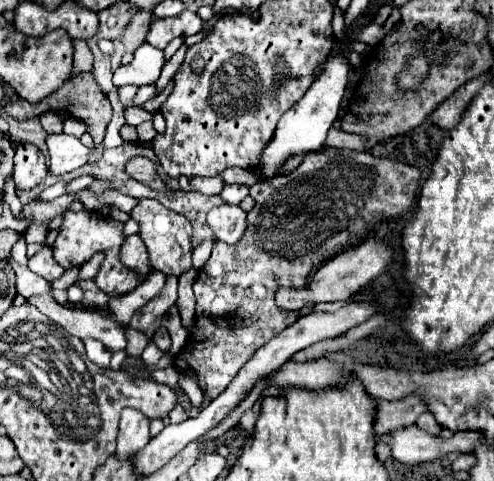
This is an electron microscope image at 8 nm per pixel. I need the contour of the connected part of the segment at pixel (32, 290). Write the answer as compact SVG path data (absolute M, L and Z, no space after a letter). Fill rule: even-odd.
M9 258L9 266L15 270L17 276L17 292L25 298L33 296L33 294L41 294L41 292L49 292L51 286L45 278L33 274L27 266L19 266L13 258Z

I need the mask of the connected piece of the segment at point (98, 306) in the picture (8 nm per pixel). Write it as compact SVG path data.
M85 280L79 284L85 292L85 300L79 308L87 308L87 310L107 310L107 302L109 302L109 296L105 296L105 292L101 292L93 280Z

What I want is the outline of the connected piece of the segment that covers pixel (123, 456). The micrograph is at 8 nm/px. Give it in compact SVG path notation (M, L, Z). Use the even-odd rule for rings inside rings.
M125 408L121 414L121 424L119 424L119 436L117 436L117 458L119 460L129 460L133 458L147 442L151 440L149 436L149 420L141 416L141 412L133 408Z

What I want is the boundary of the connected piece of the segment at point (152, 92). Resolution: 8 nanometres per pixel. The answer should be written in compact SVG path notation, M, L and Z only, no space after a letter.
M154 85L142 86L134 98L134 106L140 107L140 102L146 102L157 97L156 88Z

